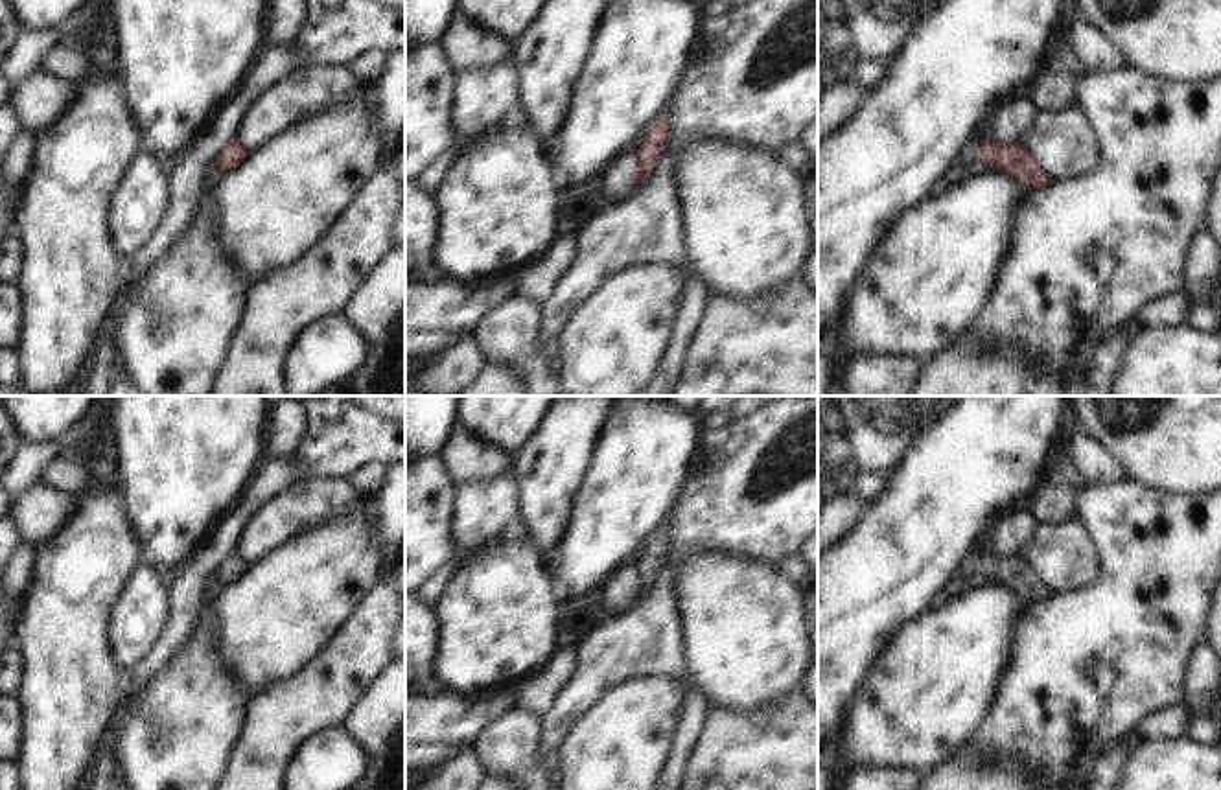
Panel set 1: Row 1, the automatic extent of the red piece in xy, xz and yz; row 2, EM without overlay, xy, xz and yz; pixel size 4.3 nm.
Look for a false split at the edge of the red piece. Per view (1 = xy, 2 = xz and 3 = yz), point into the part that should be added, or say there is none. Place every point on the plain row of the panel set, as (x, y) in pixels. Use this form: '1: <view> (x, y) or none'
1: none
2: none
3: none

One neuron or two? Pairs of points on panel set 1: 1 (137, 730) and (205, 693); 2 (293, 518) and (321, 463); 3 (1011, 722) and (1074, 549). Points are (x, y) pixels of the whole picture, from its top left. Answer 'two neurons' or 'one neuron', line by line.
1: one neuron
2: two neurons
3: two neurons

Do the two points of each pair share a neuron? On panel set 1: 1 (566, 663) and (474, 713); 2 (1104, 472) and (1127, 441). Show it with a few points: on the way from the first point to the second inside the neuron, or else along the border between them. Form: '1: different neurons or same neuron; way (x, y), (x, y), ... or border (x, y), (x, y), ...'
1: same neuron; way (544, 685), (533, 697), (516, 697), (496, 706)
2: different neurons; border (1080, 431), (1094, 439), (1118, 463), (1126, 477)

